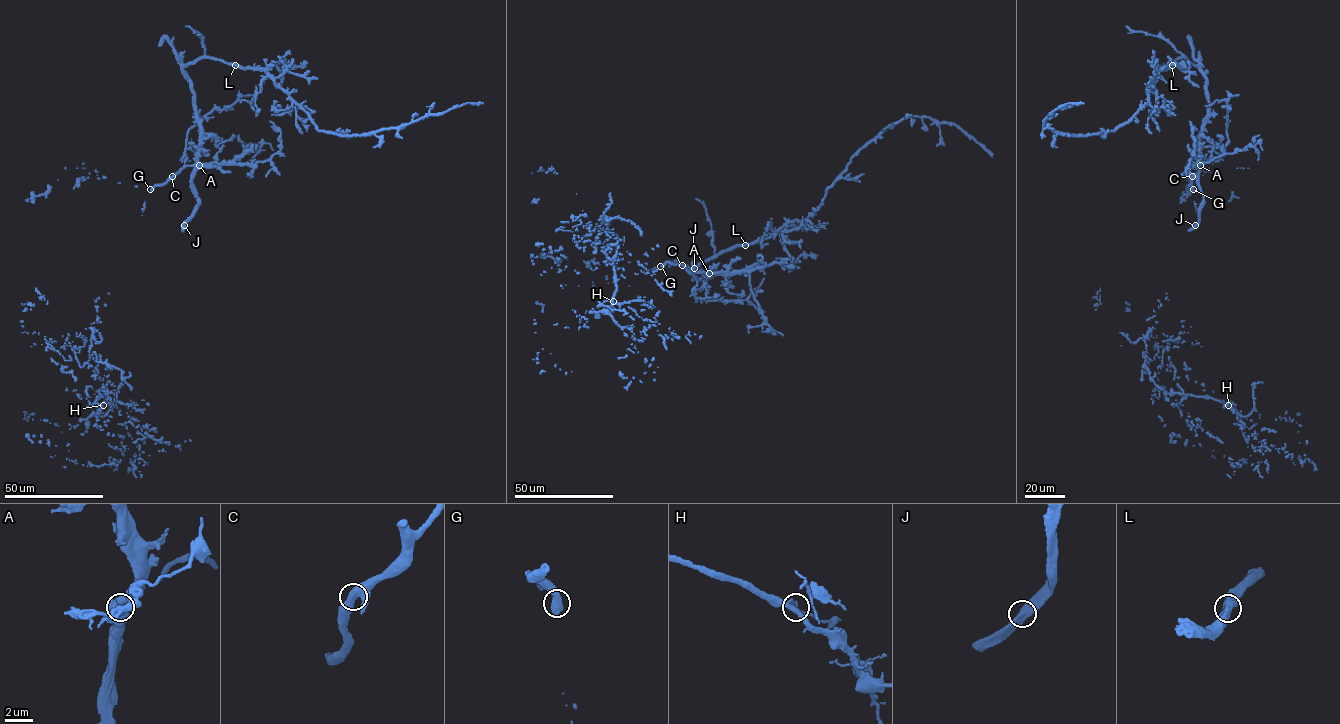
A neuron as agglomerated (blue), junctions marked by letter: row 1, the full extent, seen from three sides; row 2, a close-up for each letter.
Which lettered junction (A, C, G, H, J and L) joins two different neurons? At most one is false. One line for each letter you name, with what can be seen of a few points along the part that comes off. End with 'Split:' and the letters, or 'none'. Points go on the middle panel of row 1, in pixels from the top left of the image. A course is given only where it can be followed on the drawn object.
A: course (709, 273), (652, 271), (606, 216), (613, 301), (645, 302), (633, 338), (645, 328), (592, 308)
Split: A

